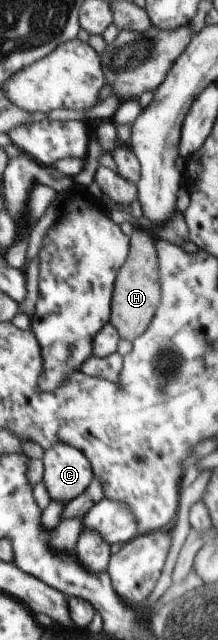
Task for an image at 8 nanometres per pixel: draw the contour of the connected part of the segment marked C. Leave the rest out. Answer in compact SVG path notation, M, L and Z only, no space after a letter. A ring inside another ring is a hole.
M57 443L45 455L44 482L55 501L67 505L93 485L96 471L92 461L77 446Z

